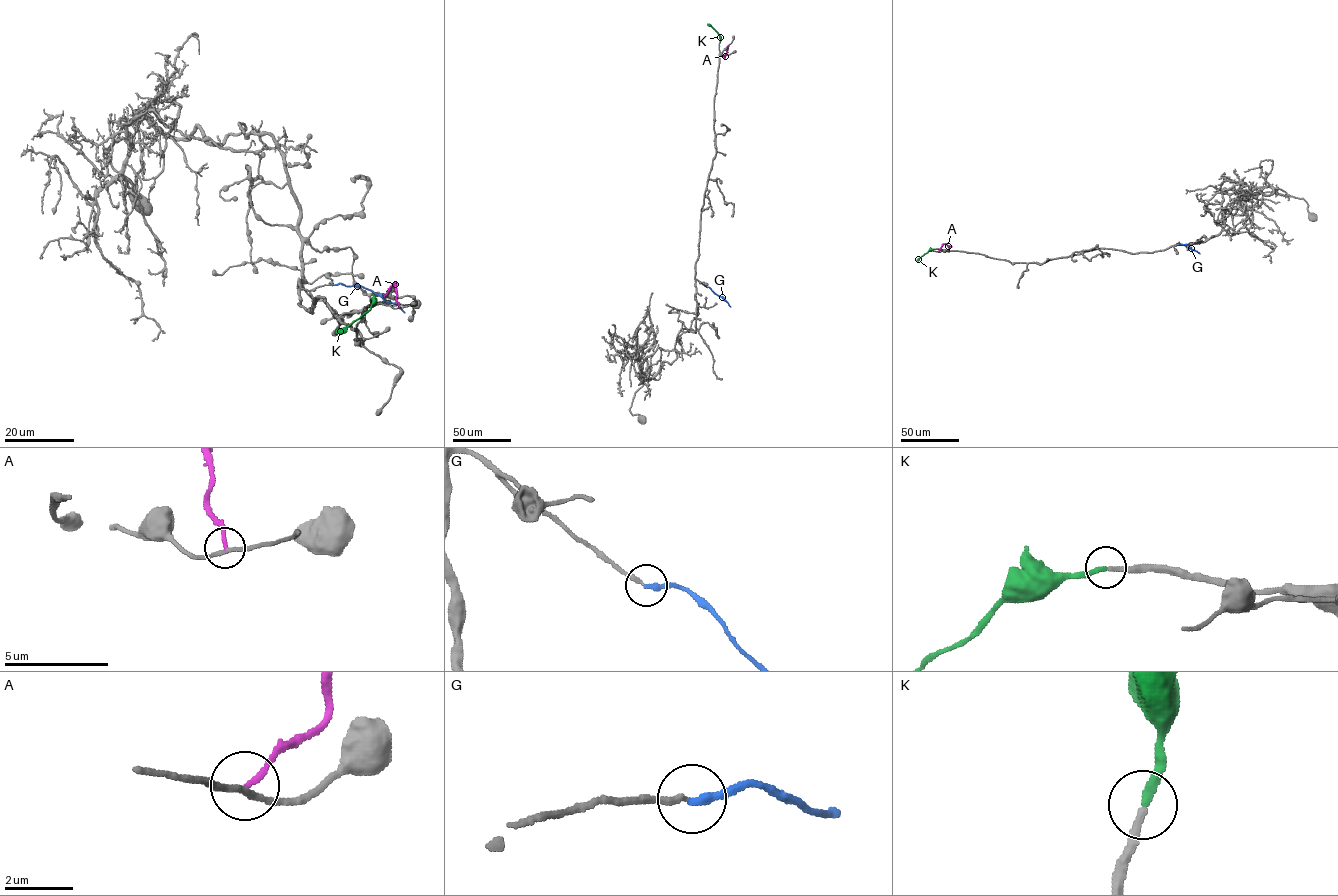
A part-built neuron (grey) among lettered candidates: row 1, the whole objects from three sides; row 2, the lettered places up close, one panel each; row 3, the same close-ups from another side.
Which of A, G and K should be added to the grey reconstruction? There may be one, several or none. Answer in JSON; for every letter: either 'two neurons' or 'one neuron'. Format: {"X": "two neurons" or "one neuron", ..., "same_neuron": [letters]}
{"A": "two neurons", "G": "two neurons", "K": "one neuron", "same_neuron": ["K"]}

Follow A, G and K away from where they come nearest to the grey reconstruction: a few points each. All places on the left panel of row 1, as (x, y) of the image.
A: (399, 307), (394, 284), (386, 291)
G: (334, 284), (360, 285), (385, 301), (396, 303), (404, 312)
K: (373, 298), (374, 303), (367, 311), (336, 333)

